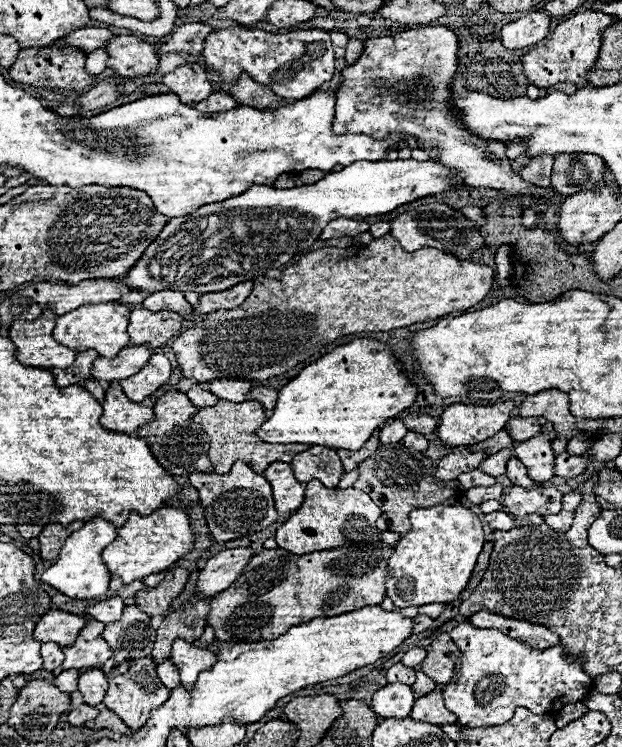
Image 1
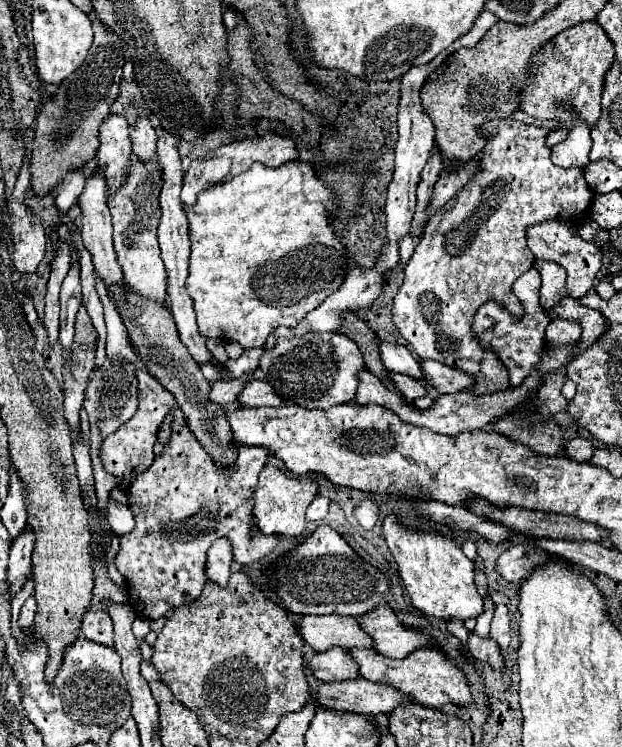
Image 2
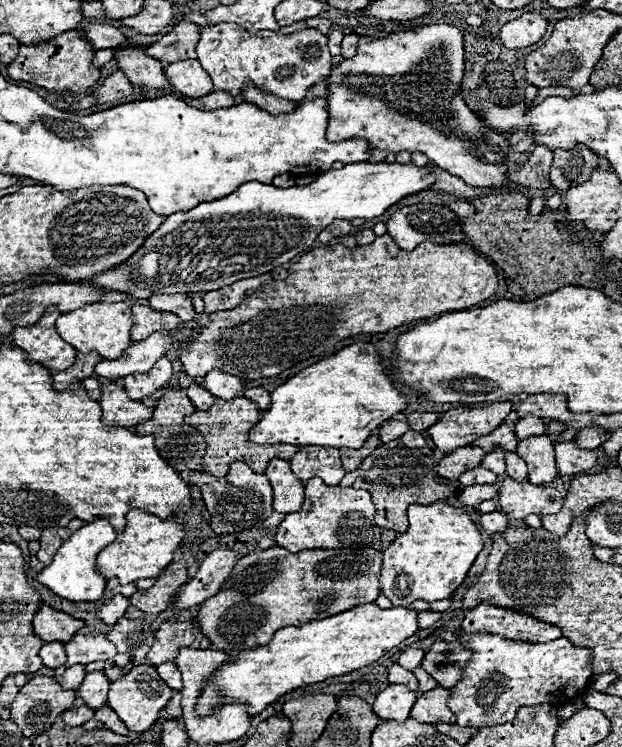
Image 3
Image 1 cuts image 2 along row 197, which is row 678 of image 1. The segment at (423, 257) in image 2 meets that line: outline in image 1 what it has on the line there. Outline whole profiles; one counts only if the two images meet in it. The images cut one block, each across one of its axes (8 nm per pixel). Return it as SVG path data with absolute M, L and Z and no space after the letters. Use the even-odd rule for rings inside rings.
M458 624L456 628L450 630L450 638L454 644L458 644L462 658L456 664L456 674L452 682L442 686L446 708L458 716L458 722L464 728L478 728L478 726L500 726L514 716L514 710L518 706L530 708L536 714L550 714L556 716L566 704L580 702L594 684L594 678L588 676L582 668L584 656L566 656L564 646L556 644L546 650L530 650L530 646L516 642L514 638L498 632L498 630L482 630L482 628L472 628L470 624Z

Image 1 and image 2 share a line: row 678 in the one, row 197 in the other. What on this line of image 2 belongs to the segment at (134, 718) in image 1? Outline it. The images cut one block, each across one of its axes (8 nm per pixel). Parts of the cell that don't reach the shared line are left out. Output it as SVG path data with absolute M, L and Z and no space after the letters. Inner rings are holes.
M132 154L132 160L130 160L130 166L126 168L126 180L122 184L120 190L116 190L110 198L108 198L108 206L110 206L110 214L112 214L112 226L114 226L114 250L116 250L116 256L118 256L118 264L122 266L122 272L124 272L124 282L138 294L142 294L144 298L154 298L154 300L162 300L166 302L166 268L164 268L164 262L160 258L160 248L158 248L158 238L156 238L156 228L158 228L158 222L160 222L160 206L158 206L158 194L162 190L162 170L158 170L158 162L152 162L152 164L146 164L142 162L140 158L134 158Z

